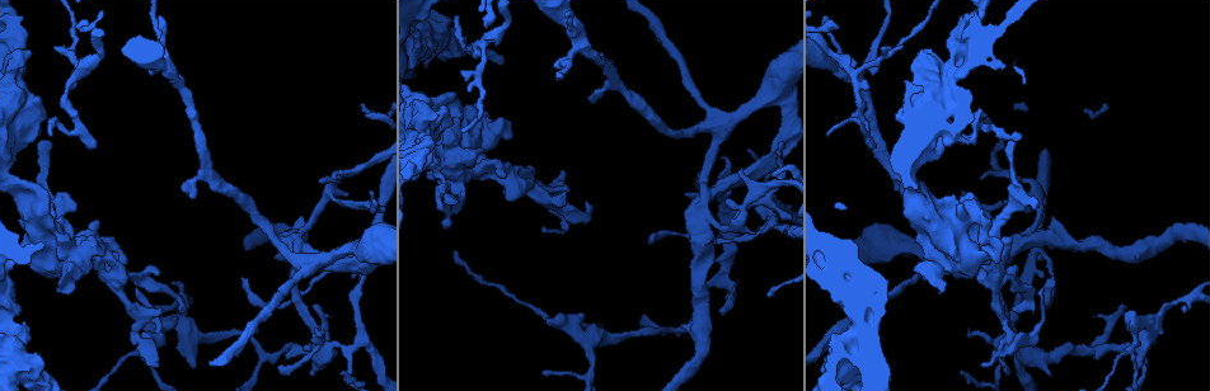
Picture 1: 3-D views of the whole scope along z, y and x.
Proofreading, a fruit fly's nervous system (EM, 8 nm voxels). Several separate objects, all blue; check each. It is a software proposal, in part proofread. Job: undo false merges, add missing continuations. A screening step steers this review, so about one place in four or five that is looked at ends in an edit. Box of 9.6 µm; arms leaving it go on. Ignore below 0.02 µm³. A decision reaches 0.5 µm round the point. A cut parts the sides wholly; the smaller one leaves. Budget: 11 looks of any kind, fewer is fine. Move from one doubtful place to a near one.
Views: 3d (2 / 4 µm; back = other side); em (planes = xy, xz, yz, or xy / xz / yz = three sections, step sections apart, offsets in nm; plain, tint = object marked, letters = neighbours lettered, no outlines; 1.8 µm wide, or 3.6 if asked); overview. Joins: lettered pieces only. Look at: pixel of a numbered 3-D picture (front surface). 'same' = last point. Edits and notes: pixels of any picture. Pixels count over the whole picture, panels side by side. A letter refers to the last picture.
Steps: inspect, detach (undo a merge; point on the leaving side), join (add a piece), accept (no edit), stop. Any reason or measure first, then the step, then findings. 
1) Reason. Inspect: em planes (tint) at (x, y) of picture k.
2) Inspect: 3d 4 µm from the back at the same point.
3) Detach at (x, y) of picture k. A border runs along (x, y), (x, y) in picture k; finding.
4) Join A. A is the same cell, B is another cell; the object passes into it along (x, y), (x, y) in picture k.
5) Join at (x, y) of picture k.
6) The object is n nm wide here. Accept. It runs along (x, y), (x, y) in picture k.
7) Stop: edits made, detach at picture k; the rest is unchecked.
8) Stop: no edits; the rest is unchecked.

Sudden change in width. Inspect: em xz step 16 (tint) at (958, 54) of picture 1.

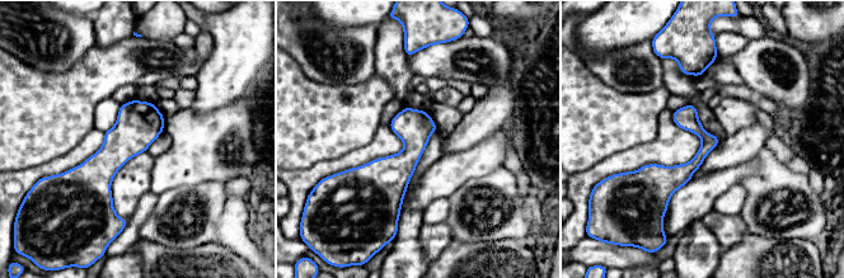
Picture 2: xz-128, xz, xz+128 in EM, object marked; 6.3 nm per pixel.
See the neighbours. Inspect: em xz step 16 (letters) at the same point.

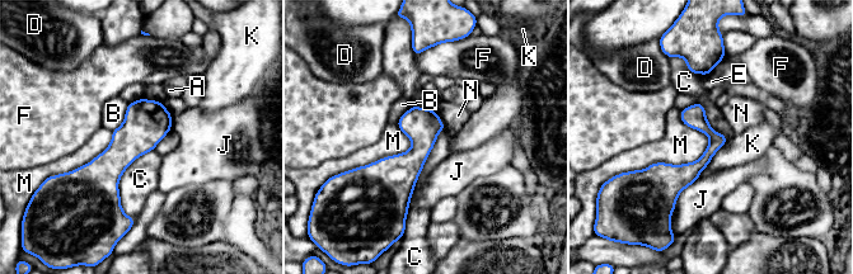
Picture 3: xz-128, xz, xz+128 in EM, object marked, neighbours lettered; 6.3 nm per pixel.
Accept. A, B, C, D, E, F, J, K, M and N are other cells; it runs along (699, 107), (711, 151), (655, 188) in picture 3; all the same neuron.

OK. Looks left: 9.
Closes a loop. Inspect: em xy step 16 (tint) at (1007, 138) of picture 1.

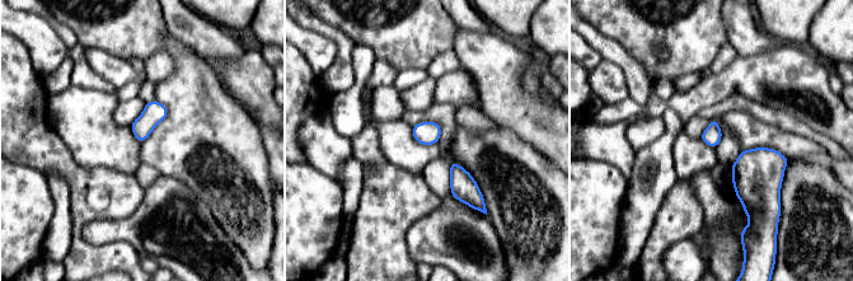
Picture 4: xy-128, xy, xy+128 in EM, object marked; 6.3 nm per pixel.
Inspect: em planes (letters) at the same point.

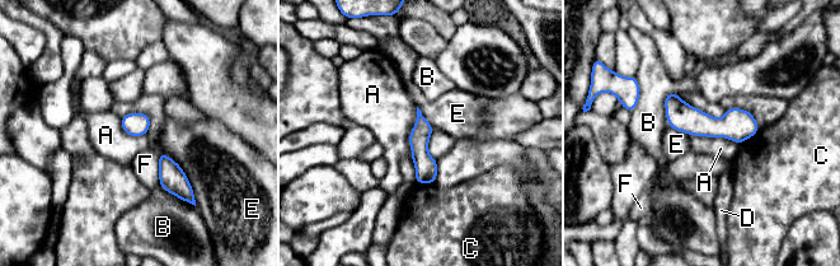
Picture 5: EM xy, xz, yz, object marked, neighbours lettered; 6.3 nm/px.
The object is 130 nm wide here. Accept. A, B, C, D, E and F are other cells; it runs along (669, 98), (691, 121), (755, 127) in picture 5; one neuron here.

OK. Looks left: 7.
Three arms meet. Inspect: 3d 2 µm at (768, 224) of picture 1.

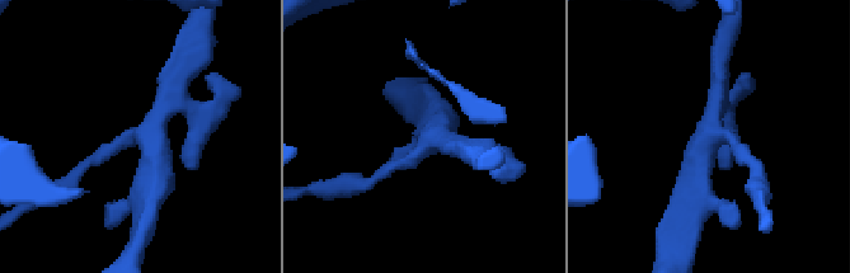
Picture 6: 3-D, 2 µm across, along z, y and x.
Shape alone is not enough. Inspect: em xz step 4 (tint) at (149, 144) of picture 6.

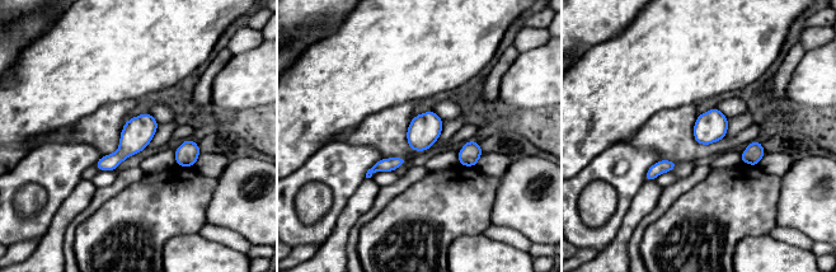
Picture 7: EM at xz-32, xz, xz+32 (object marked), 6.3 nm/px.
Another direction. Inspect: em planes (letters) at the same point.

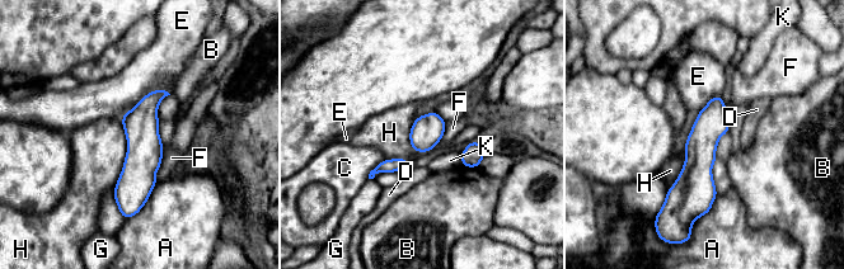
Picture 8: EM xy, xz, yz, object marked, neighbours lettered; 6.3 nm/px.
The object is 200 nm wide here; the longest contact is with H, 440 nm. Accept. A, B, C, D, E, F, G, H and K are other cells; all the same neuron.

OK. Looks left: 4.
Tapers out. Inspect: em planes (letters) at (455, 18) of picture 1.

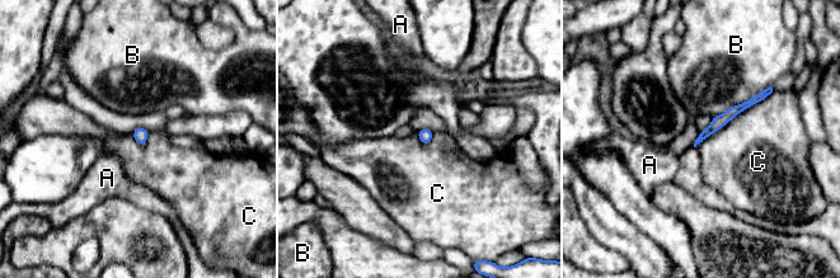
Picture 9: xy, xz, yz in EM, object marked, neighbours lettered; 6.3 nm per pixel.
The object is 80 nm wide here. Accept. A, B and C are other cells; none of them fits.

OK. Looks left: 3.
Stop: no edits; the rest is unchecked.

